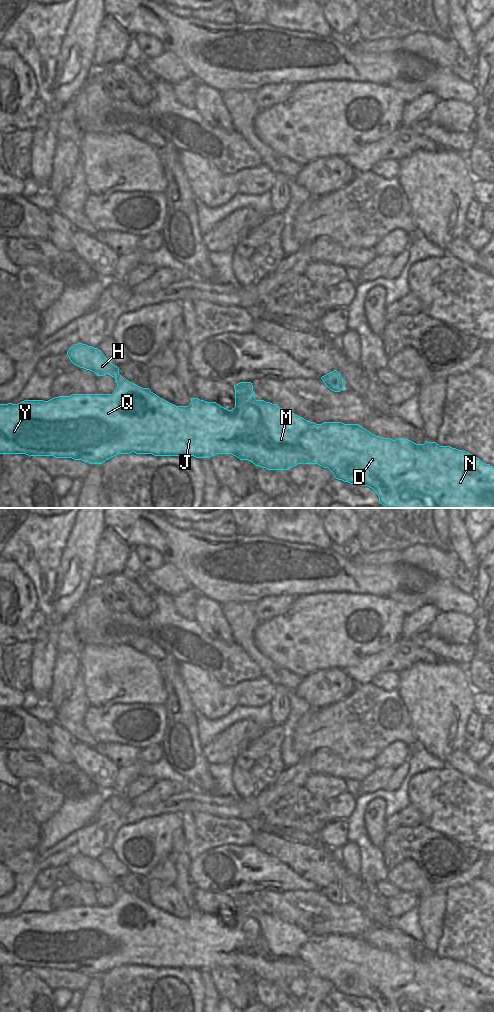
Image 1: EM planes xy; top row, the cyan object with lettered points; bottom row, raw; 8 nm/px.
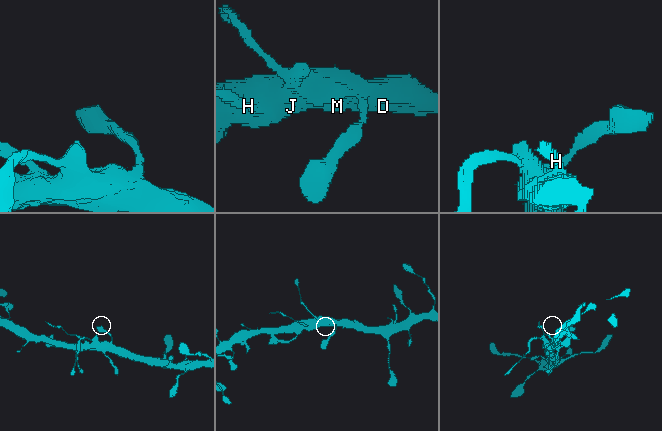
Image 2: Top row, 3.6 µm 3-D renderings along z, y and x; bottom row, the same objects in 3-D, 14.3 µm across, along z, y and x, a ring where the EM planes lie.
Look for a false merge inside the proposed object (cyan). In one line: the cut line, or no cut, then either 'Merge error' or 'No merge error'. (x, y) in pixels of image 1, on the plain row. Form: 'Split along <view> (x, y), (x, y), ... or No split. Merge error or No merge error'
Split along xy (119, 886), (115, 890). Merge error.

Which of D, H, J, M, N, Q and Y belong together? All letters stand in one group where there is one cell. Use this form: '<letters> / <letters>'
D J M N Q Y / H

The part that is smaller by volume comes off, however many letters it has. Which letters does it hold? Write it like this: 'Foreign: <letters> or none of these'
Foreign: H

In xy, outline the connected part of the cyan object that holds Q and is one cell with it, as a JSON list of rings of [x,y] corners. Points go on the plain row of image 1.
[[[120,886],[115,890],[117,899],[112,906],[72,906],[70,908],[58,908],[48,913],[24,912],[18,916],[0,916],[0,966],[26,966],[30,968],[54,968],[56,970],[72,970],[82,972],[90,976],[102,976],[106,972],[118,966],[152,966],[154,968],[194,968],[196,970],[210,970],[216,966],[232,966],[240,972],[248,972],[268,982],[289,982],[298,976],[318,976],[328,980],[338,992],[350,996],[360,996],[372,1000],[378,1007],[379,1012],[494,1012],[494,980],[490,976],[482,974],[476,968],[450,958],[440,958],[436,954],[425,953],[424,956],[416,956],[406,950],[392,952],[376,948],[359,936],[344,936],[342,934],[324,934],[316,936],[310,934],[292,924],[288,924],[276,916],[264,912],[256,912],[251,894],[240,894],[234,897],[235,919],[228,922],[216,914],[206,914],[198,910],[191,910],[188,918],[176,918],[156,906],[149,900],[142,900]]]

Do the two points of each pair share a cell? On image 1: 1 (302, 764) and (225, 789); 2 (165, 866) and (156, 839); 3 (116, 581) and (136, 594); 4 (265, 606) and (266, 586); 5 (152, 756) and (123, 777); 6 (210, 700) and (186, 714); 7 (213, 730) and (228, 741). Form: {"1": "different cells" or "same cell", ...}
{"1": "different cells", "2": "different cells", "3": "same cell", "4": "different cells", "5": "same cell", "6": "different cells", "7": "different cells"}

